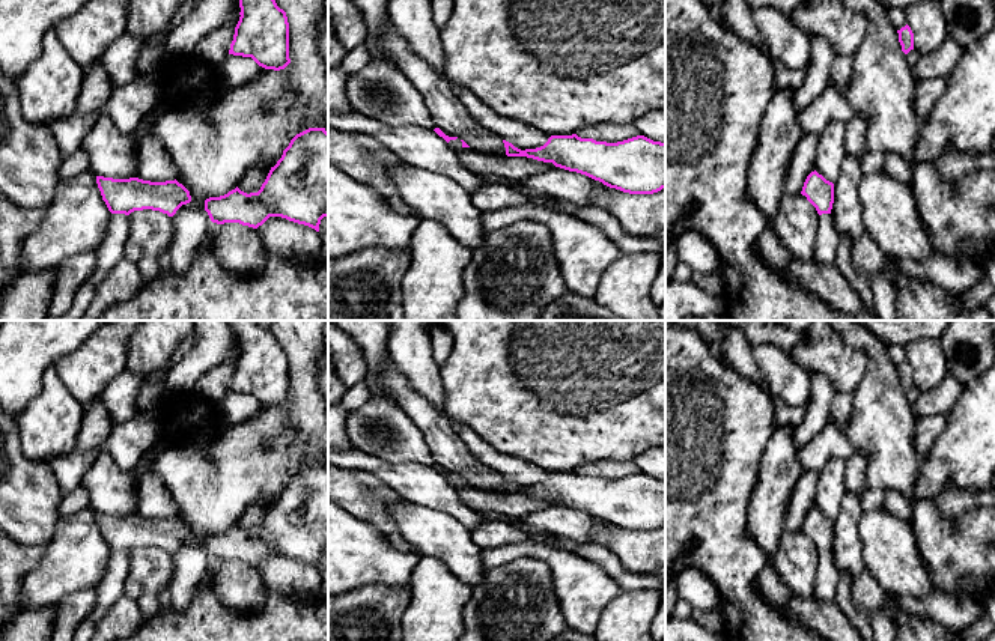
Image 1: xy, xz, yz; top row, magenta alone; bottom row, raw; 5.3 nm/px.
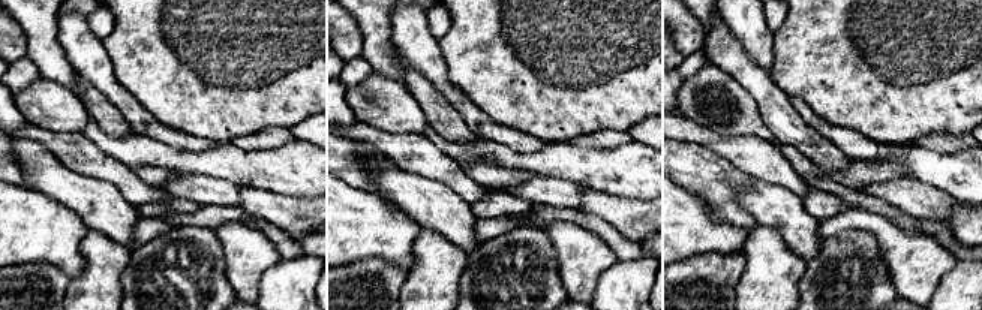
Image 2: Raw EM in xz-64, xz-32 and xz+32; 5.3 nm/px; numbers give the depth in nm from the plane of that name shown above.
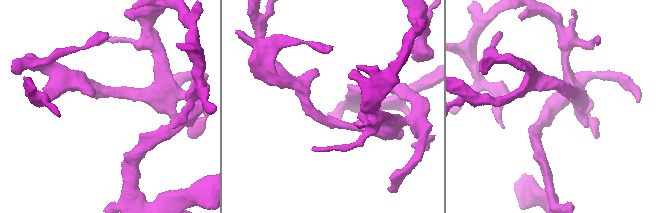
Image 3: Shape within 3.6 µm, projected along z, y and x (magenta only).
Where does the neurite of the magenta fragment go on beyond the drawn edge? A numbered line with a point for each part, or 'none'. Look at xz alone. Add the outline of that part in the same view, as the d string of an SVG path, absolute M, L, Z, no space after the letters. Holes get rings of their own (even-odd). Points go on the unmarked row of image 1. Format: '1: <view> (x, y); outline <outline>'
none

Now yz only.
none

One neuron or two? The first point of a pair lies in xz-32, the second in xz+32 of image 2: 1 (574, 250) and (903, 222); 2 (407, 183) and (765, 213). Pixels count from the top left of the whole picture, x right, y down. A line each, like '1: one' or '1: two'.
1: two
2: one

